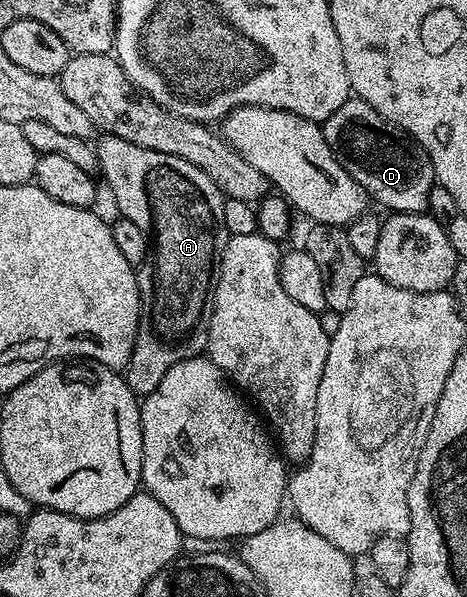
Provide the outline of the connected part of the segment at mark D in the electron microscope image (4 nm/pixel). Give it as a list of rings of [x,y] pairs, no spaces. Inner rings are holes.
[[[351,98],[331,114],[331,118],[323,121],[323,131],[327,138],[327,146],[335,154],[335,158],[340,164],[345,165],[345,169],[363,186],[363,190],[369,193],[374,201],[377,200],[383,207],[389,208],[390,213],[395,212],[425,212],[429,207],[429,195],[435,187],[435,177],[431,158],[426,154],[416,142],[406,134],[401,128],[397,128],[387,118],[383,118],[367,102]]]

